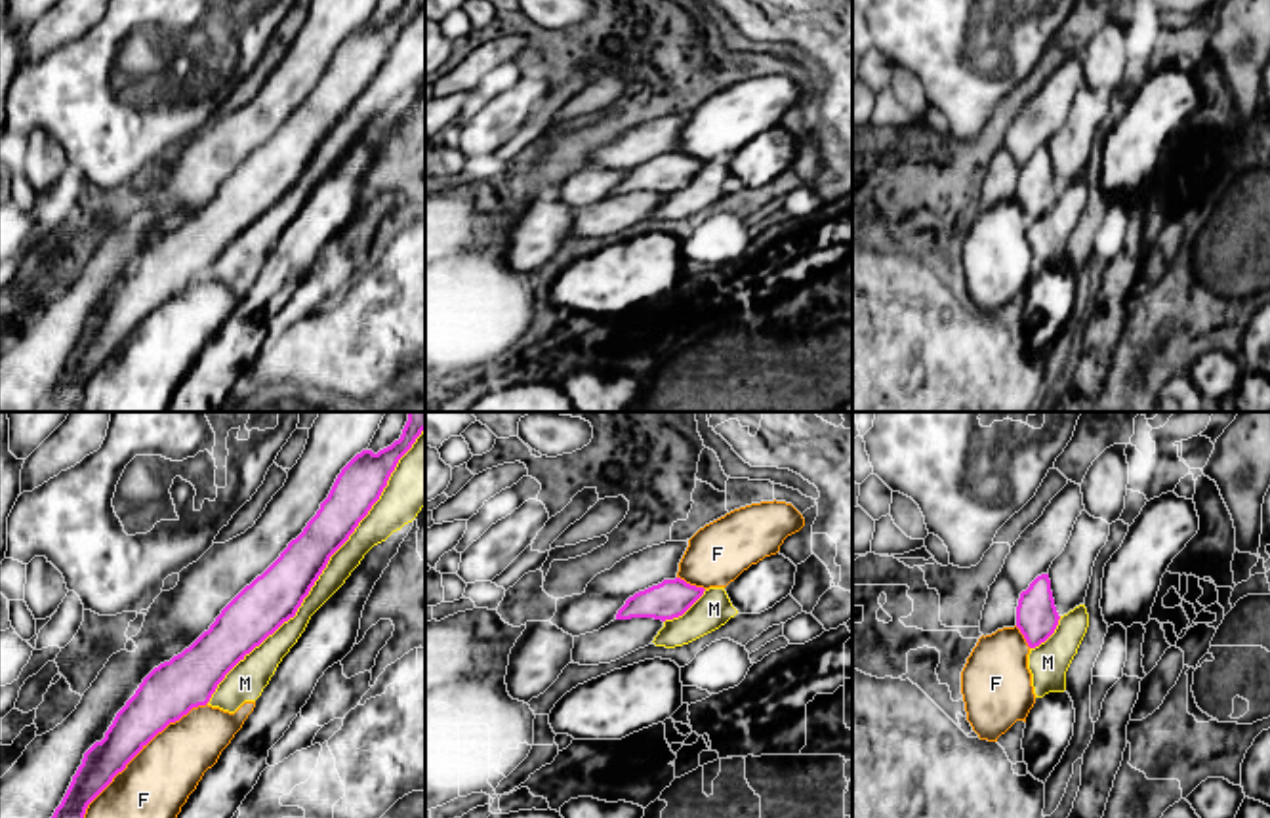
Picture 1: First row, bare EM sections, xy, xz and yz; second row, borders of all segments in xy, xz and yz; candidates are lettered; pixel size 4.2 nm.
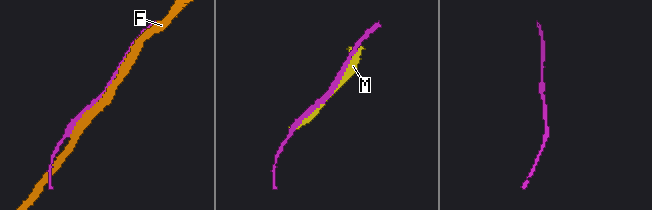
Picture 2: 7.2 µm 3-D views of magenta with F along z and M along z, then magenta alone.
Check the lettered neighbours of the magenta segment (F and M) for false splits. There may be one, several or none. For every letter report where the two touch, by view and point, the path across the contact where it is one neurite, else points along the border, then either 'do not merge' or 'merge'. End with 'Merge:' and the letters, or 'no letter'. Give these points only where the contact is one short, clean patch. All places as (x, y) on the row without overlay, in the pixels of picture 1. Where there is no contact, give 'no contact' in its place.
F: meets magenta in xy at (134, 328); do not merge
M: meets magenta in xy at (325, 140); do not merge
Merge: no letter

